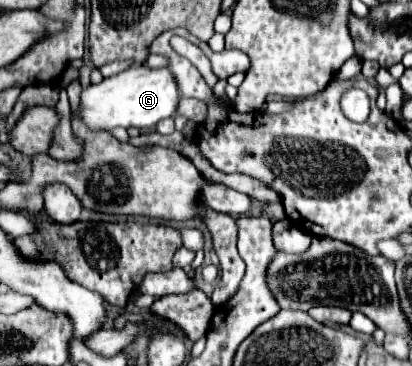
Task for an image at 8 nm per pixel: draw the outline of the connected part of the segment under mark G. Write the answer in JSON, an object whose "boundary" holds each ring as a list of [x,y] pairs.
{"boundary":[[[132,66],[116,76],[104,78],[100,84],[90,84],[82,88],[78,118],[92,132],[110,132],[118,126],[152,130],[162,118],[168,118],[176,112],[178,100],[178,86],[168,68],[150,70],[146,66]]]}

